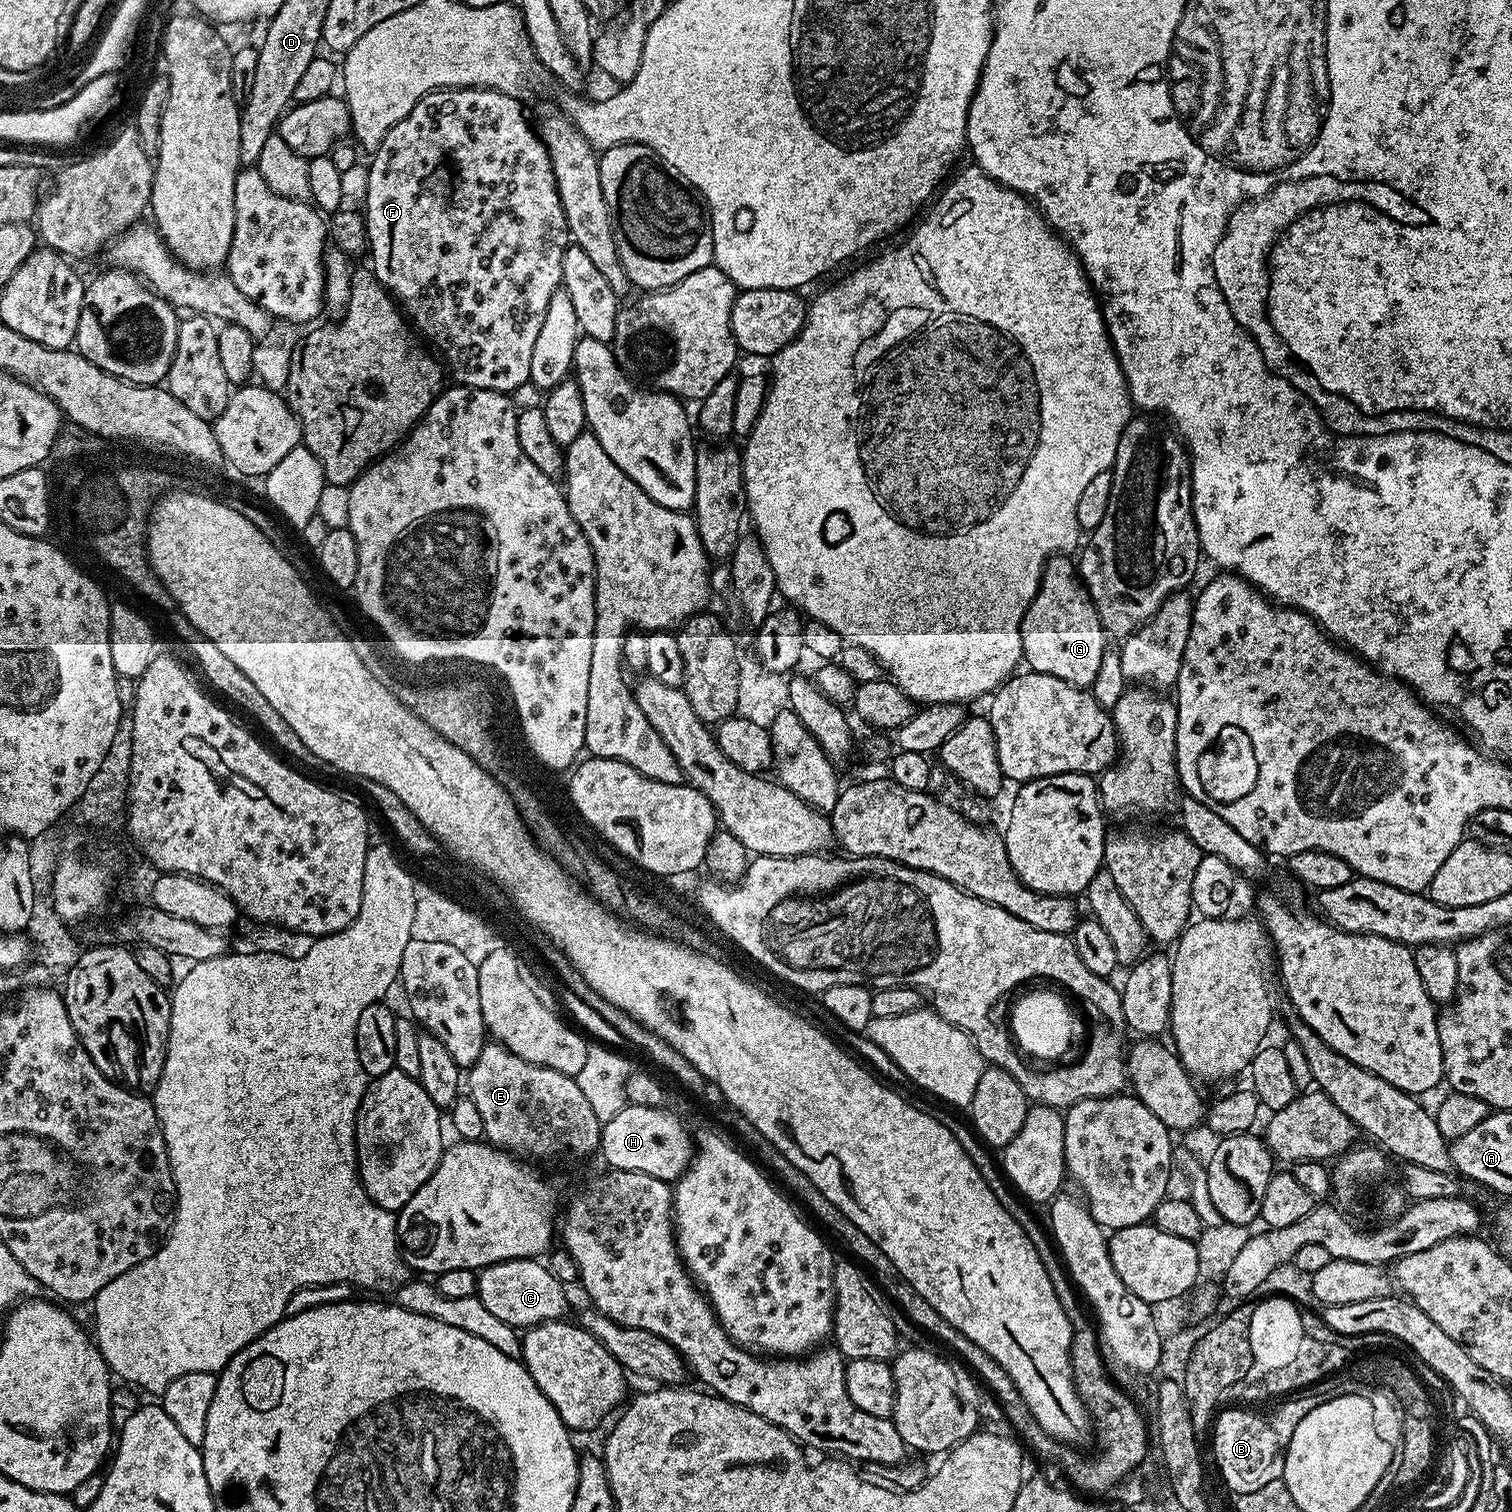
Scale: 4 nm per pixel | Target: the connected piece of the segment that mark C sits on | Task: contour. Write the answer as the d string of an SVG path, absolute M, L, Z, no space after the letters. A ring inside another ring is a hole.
M539 1259L507 1260L479 1269L476 1277L476 1296L490 1313L514 1329L527 1330L535 1324L561 1319L568 1308L565 1285L550 1274L547 1263Z

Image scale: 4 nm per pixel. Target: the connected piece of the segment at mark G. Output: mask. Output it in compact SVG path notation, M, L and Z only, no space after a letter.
M1064 554L1051 556L1046 562L1044 573L1040 579L1040 589L1026 610L1022 618L1022 650L1024 651L1023 663L1031 671L1050 674L1054 678L1062 678L1062 682L1073 684L1076 688L1091 689L1092 683L1098 678L1098 666L1102 666L1102 658L1106 651L1106 633L1100 622L1100 616L1096 613L1096 607L1084 589L1078 575L1075 563L1068 561Z

